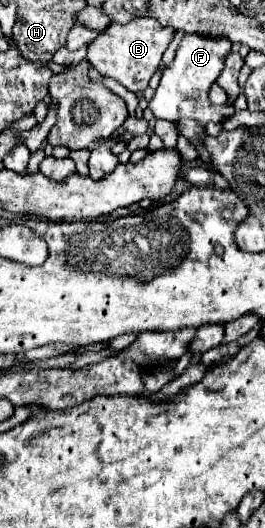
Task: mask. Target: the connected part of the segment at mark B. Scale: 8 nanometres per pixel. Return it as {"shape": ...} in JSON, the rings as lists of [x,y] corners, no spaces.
{"shape":[[[149,17],[133,19],[129,25],[113,23],[107,31],[99,33],[99,37],[93,43],[89,43],[87,61],[103,77],[111,77],[111,79],[119,81],[125,89],[139,93],[147,87],[153,73],[159,69],[161,57],[163,57],[165,49],[169,47],[169,43],[173,41],[173,35],[175,35],[173,29],[159,25],[157,21],[153,21]]]}

